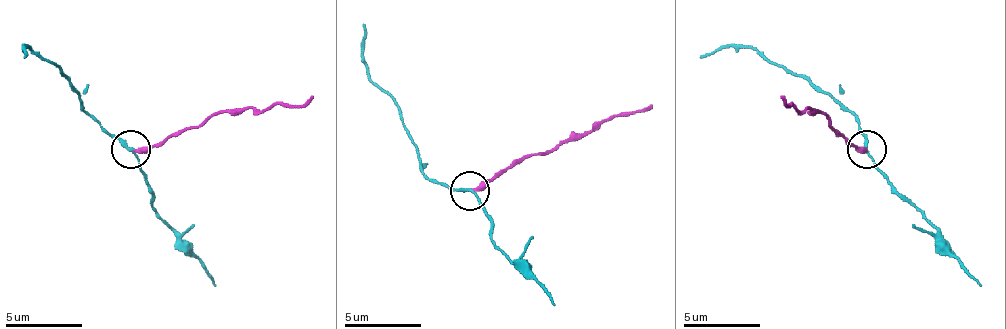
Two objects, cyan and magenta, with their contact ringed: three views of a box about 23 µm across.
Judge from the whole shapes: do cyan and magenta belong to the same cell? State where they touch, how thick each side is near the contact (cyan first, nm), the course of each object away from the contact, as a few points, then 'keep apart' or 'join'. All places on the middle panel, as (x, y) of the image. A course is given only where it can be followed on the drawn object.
place (470, 190); calibres 180 and 280 nm; course cyan (469, 189), (449, 189), (423, 170), (396, 101), (369, 78), (361, 44), (361, 25); course magenta (469, 189), (484, 189), (530, 155), (541, 155), (614, 117), (645, 113), (653, 105); keep apart

